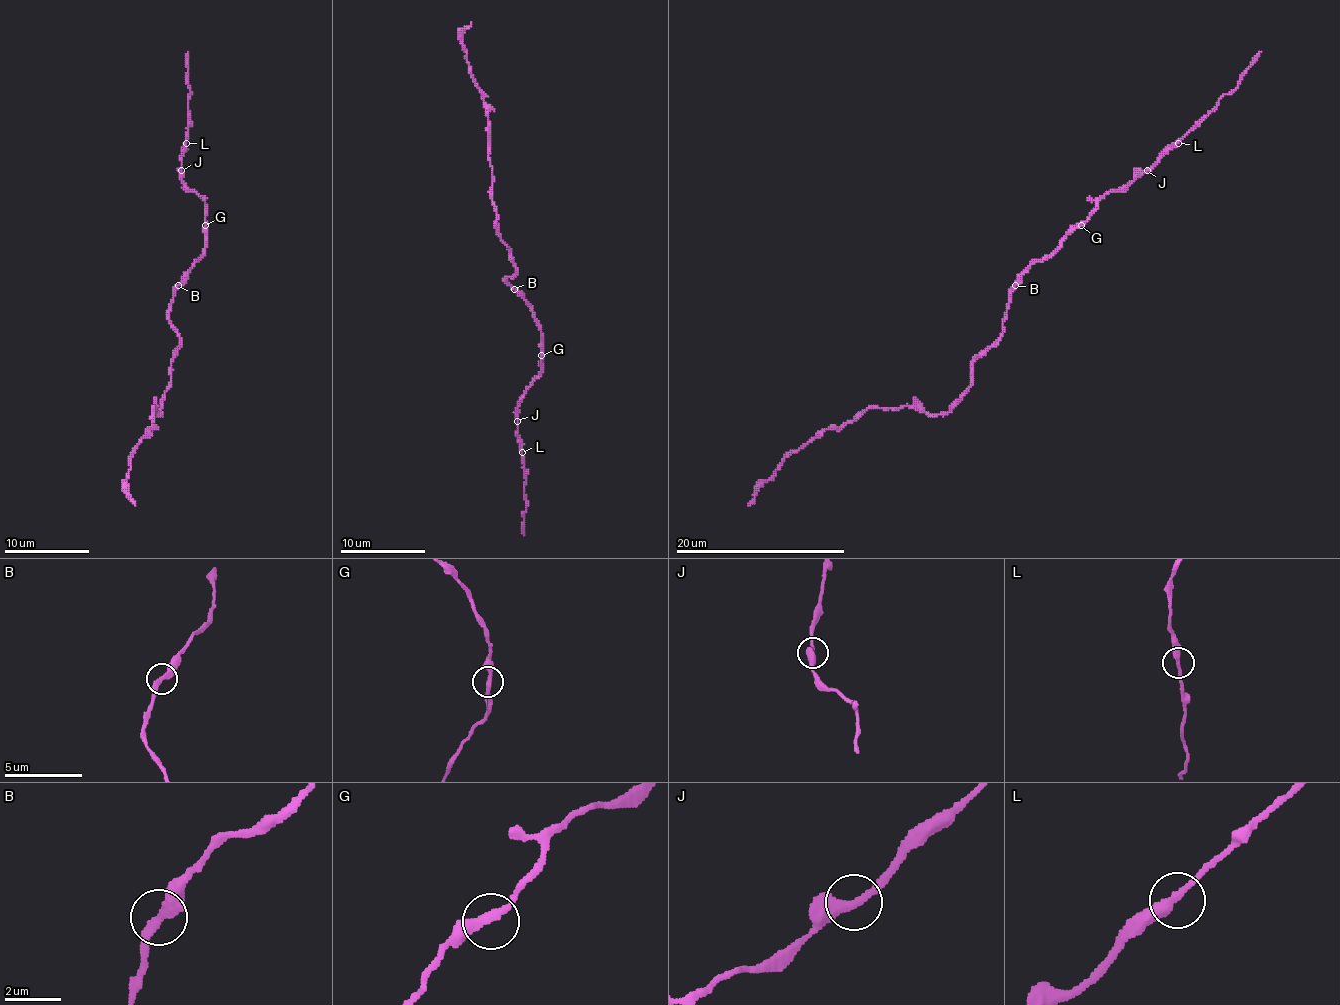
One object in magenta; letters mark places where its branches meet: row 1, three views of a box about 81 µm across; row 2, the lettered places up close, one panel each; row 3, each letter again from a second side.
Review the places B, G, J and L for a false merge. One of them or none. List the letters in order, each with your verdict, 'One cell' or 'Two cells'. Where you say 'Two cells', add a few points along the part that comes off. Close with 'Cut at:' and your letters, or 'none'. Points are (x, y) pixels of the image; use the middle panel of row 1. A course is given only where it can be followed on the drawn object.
B: One cell
G: One cell
J: One cell
L: One cell
Cut at: none

